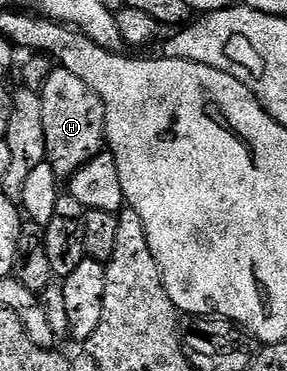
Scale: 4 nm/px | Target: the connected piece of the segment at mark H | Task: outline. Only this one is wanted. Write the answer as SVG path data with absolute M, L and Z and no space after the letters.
M52 70L41 92L41 121L45 127L45 161L59 181L70 180L77 169L81 169L81 165L104 150L107 126L103 102L97 93L93 93L93 89L89 89L89 85L85 85L85 81L81 81L81 77L77 77L77 73Z

